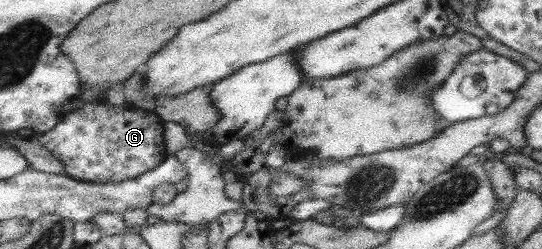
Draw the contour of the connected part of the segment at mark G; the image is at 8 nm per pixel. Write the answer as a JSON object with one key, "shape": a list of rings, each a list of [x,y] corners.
{"shape":[[[106,100],[93,101],[70,112],[54,129],[38,138],[39,142],[64,164],[68,176],[90,183],[120,183],[133,180],[158,168],[170,154],[165,140],[165,121],[159,114],[129,103],[114,106]]]}

